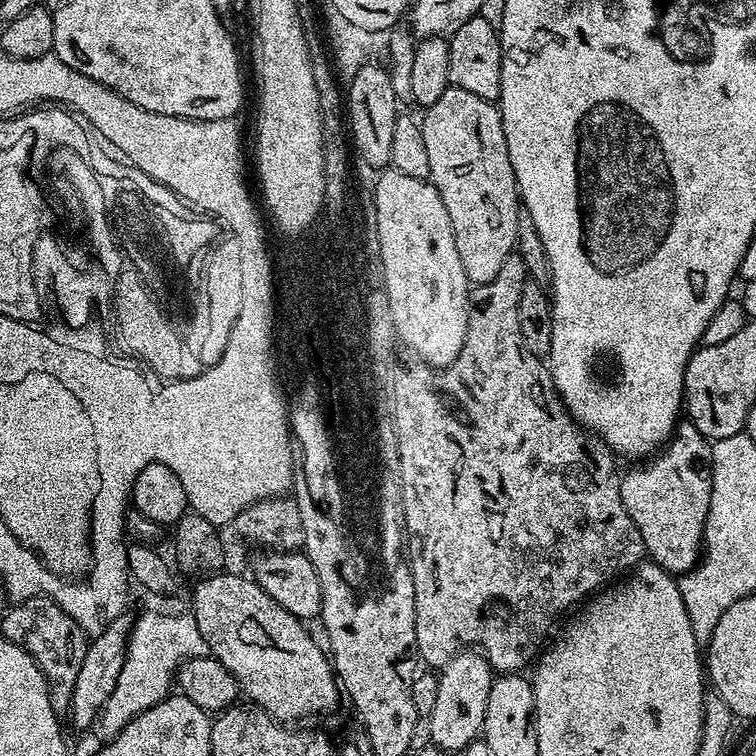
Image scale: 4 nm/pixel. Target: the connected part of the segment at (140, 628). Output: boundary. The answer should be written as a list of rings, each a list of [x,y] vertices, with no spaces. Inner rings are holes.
[[[148,612],[138,616],[128,638],[127,654],[118,682],[96,723],[97,730],[99,729],[104,736],[103,739],[109,740],[116,736],[138,713],[145,712],[150,706],[165,699],[169,695],[170,686],[173,687],[178,669],[184,662],[207,655],[208,643],[202,638],[197,620],[191,613]]]

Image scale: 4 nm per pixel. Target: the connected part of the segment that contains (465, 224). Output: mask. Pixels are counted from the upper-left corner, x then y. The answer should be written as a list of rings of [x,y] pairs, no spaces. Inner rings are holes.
[[[449,86],[434,106],[423,109],[420,129],[426,142],[426,155],[430,158],[430,183],[438,190],[442,206],[446,206],[446,214],[450,214],[454,246],[458,246],[462,270],[473,285],[490,282],[498,270],[502,270],[508,257],[513,255],[515,248],[512,247],[520,232],[520,216],[522,220],[522,201],[518,195],[516,175],[510,166],[500,109],[493,101],[470,94],[470,90]]]

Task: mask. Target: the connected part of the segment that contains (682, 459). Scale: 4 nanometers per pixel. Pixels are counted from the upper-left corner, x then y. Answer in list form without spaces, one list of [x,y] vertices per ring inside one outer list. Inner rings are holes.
[[[690,422],[677,423],[670,439],[653,455],[651,458],[645,459],[637,468],[626,471],[620,477],[620,493],[622,494],[622,506],[626,506],[626,514],[630,514],[630,518],[634,522],[634,526],[638,526],[638,534],[642,534],[642,542],[644,543],[644,551],[647,559],[664,568],[667,572],[673,574],[683,574],[695,568],[700,563],[702,555],[702,545],[704,542],[704,520],[708,517],[710,510],[710,494],[712,493],[712,445],[705,436],[698,431]]]

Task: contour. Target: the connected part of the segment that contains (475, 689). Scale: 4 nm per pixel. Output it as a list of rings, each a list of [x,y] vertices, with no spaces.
[[[465,650],[439,669],[438,677],[438,696],[434,698],[432,712],[426,717],[431,743],[445,754],[460,754],[481,735],[486,718],[486,698],[490,698],[494,673],[483,654]]]

